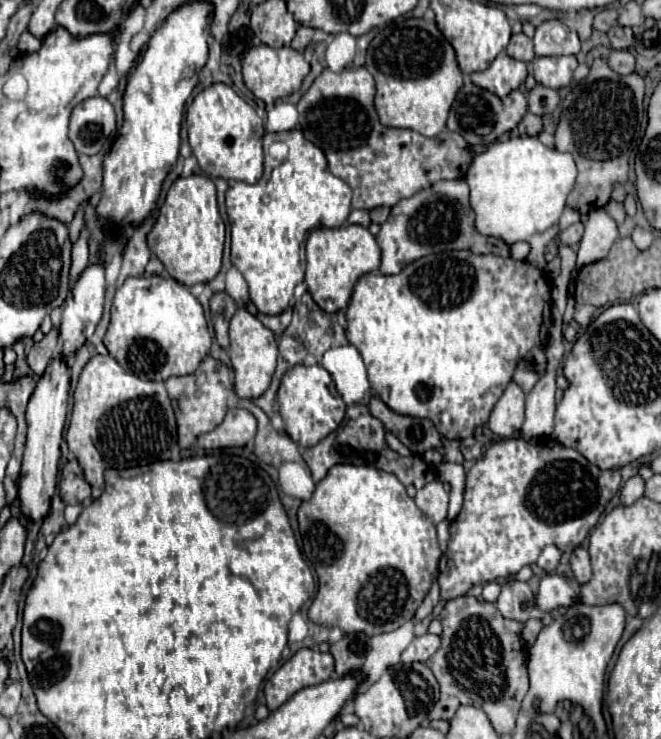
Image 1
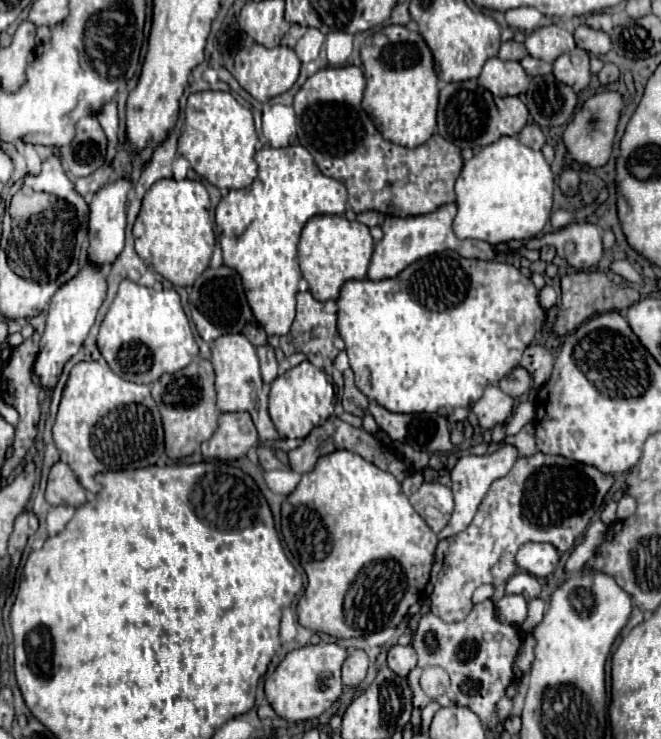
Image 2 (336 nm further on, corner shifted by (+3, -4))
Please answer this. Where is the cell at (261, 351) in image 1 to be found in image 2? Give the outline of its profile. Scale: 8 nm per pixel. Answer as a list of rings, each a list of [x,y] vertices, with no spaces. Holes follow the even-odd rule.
[[[226,334],[220,336],[214,342],[212,358],[210,358],[214,372],[216,372],[216,394],[218,394],[218,410],[220,412],[250,412],[260,440],[264,442],[276,442],[282,436],[276,432],[270,416],[268,416],[268,396],[264,392],[262,376],[260,376],[260,364],[256,356],[256,348],[250,344],[250,340],[244,334]]]

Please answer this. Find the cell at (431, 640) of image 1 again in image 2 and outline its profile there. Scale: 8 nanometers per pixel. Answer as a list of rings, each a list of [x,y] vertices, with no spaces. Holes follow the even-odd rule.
[[[392,646],[388,650],[388,668],[398,672],[398,676],[408,676],[408,672],[416,666],[416,652],[412,646]]]

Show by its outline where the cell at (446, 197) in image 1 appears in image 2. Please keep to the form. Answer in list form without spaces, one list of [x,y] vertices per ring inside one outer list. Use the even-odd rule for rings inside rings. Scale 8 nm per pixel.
[[[444,204],[438,210],[422,216],[410,216],[410,218],[394,218],[388,216],[382,224],[384,238],[374,246],[374,254],[368,266],[368,278],[370,280],[384,280],[394,278],[398,272],[402,272],[406,266],[410,266],[414,260],[420,260],[422,256],[442,252],[442,250],[454,250],[460,256],[466,258],[480,258],[480,260],[494,260],[492,246],[482,240],[460,240],[452,232],[452,220],[456,216],[456,204]]]

